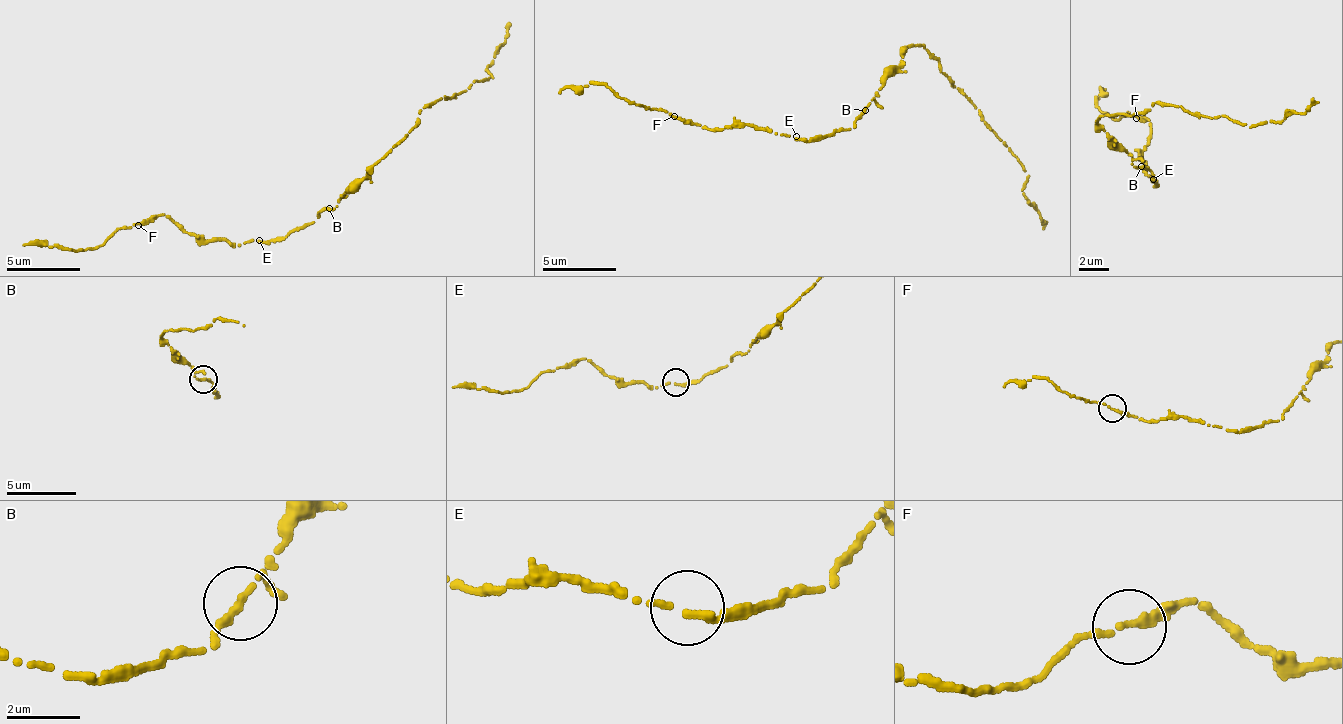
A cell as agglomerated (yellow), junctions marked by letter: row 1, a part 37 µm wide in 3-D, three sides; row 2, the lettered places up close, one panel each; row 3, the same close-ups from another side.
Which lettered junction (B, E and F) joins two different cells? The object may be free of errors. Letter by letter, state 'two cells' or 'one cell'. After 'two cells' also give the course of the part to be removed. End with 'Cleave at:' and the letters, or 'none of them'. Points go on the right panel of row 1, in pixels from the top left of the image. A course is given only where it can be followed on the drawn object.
B: one cell
E: one cell
F: one cell
Cleave at: none of them

